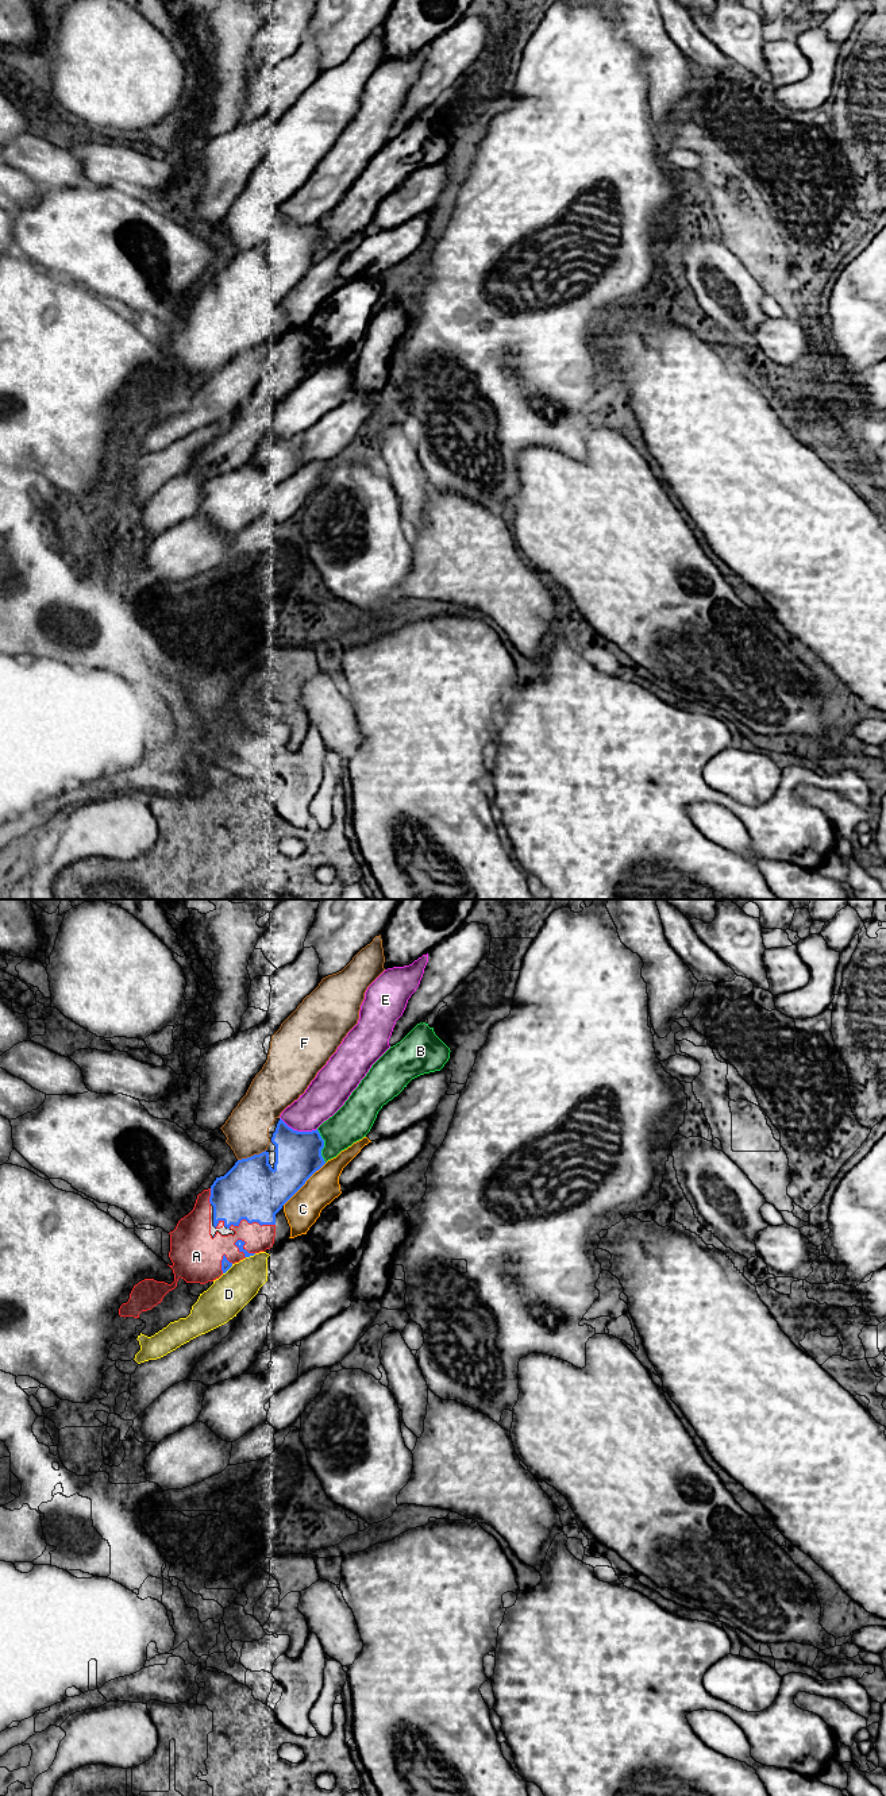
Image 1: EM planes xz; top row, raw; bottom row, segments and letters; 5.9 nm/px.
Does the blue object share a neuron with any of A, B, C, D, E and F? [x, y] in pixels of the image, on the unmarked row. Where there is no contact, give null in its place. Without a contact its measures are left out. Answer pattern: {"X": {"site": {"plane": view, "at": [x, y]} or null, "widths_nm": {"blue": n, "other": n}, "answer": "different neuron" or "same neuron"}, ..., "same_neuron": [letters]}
{"A": {"site": {"plane": "xz", "at": [251, 315]}, "widths_nm": {"blue": 360, "other": 160}, "answer": "same neuron"}, "B": {"site": {"plane": "xz", "at": [323, 238]}, "widths_nm": {"blue": 280, "other": 220}, "answer": "different neuron"}, "C": {"site": {"plane": "xz", "at": [304, 276]}, "widths_nm": {"blue": 280, "other": 200}, "answer": "different neuron"}, "D": {"site": {"plane": "xz", "at": [227, 362]}, "widths_nm": {"blue": 60, "other": 240}, "answer": "different neuron"}, "E": {"site": {"plane": "xz", "at": [299, 224]}, "widths_nm": {"blue": 280, "other": 220}, "answer": "different neuron"}, "F": {"site": {"plane": "xz", "at": [251, 249]}, "widths_nm": {"blue": 360, "other": 260}, "answer": "different neuron"}, "same_neuron": ["A"]}

